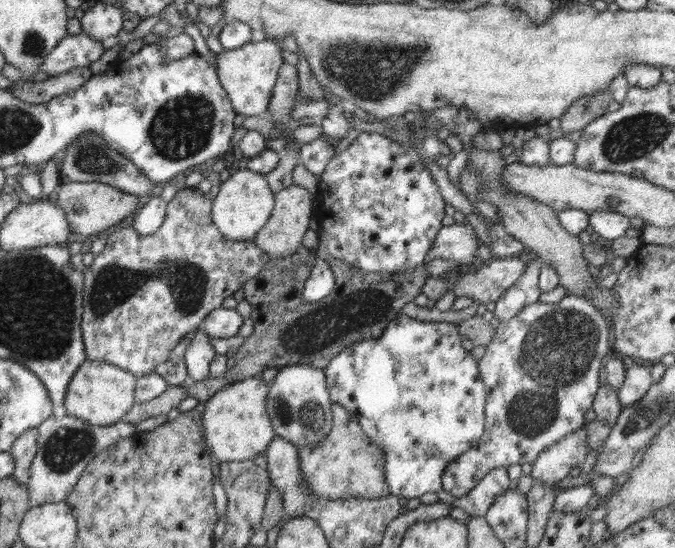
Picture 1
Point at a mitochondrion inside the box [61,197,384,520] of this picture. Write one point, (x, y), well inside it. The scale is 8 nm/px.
(187, 282)

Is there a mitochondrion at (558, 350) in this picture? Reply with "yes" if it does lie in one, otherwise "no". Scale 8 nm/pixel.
yes

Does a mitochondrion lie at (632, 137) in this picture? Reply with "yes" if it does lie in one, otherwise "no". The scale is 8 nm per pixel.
yes

